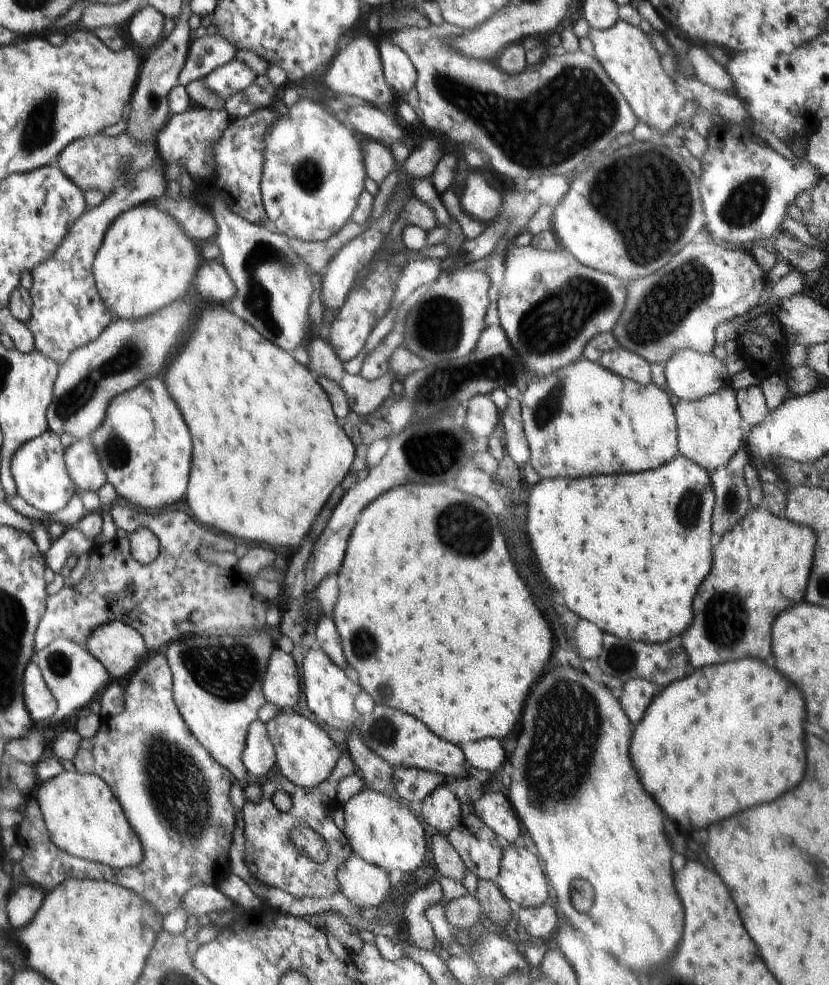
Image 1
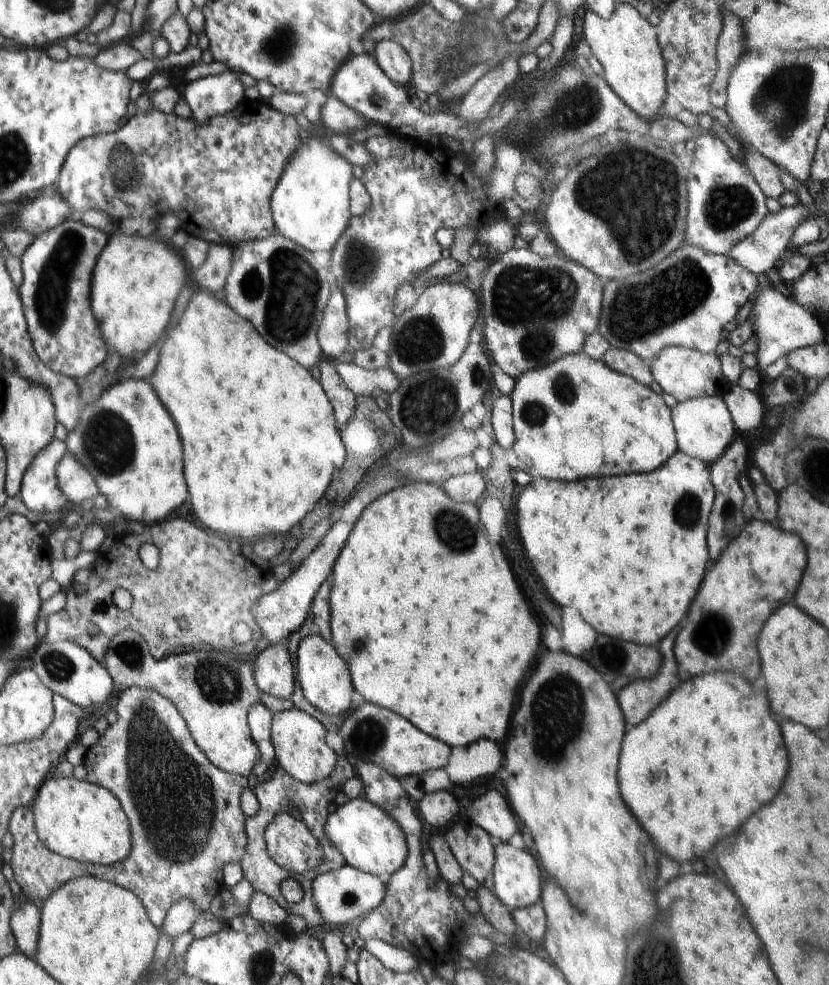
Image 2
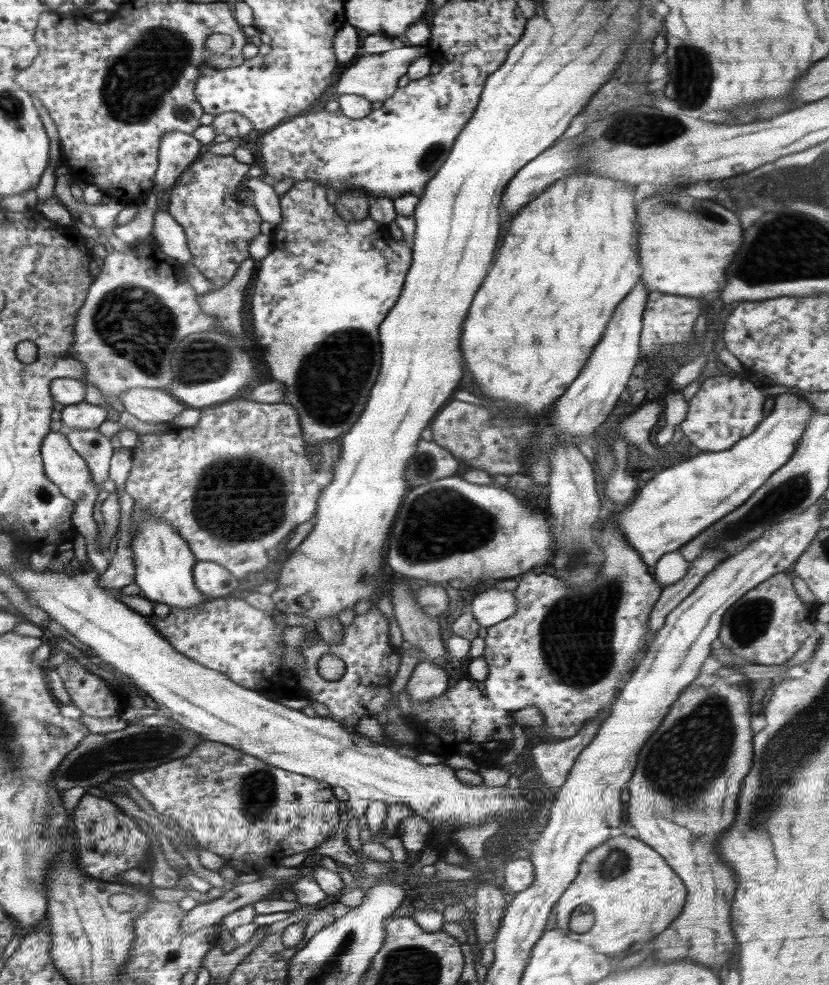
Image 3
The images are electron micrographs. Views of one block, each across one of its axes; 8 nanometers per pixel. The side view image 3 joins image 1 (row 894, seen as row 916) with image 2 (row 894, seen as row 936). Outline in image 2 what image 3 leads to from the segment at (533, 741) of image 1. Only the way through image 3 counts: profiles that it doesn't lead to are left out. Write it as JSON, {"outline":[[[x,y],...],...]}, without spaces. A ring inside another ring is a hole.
{"outline":[[[546,652],[538,660],[536,670],[530,674],[528,682],[522,688],[518,710],[514,712],[514,718],[512,718],[512,736],[514,738],[506,746],[506,772],[510,774],[510,778],[506,782],[508,800],[518,821],[523,822],[530,829],[535,844],[535,857],[539,861],[540,868],[542,867],[549,877],[558,881],[580,908],[588,910],[588,913],[598,918],[597,921],[600,921],[601,925],[610,930],[614,936],[626,938],[626,934],[648,928],[656,916],[656,902],[654,902],[654,890],[652,890],[656,874],[658,874],[656,850],[648,842],[648,836],[642,832],[638,822],[632,818],[630,810],[626,808],[626,804],[622,802],[622,796],[620,796],[616,772],[618,772],[618,760],[620,760],[620,744],[622,744],[622,736],[624,736],[624,720],[622,720],[622,712],[618,708],[616,696],[610,690],[610,685],[582,658],[570,656],[566,652]]]}

